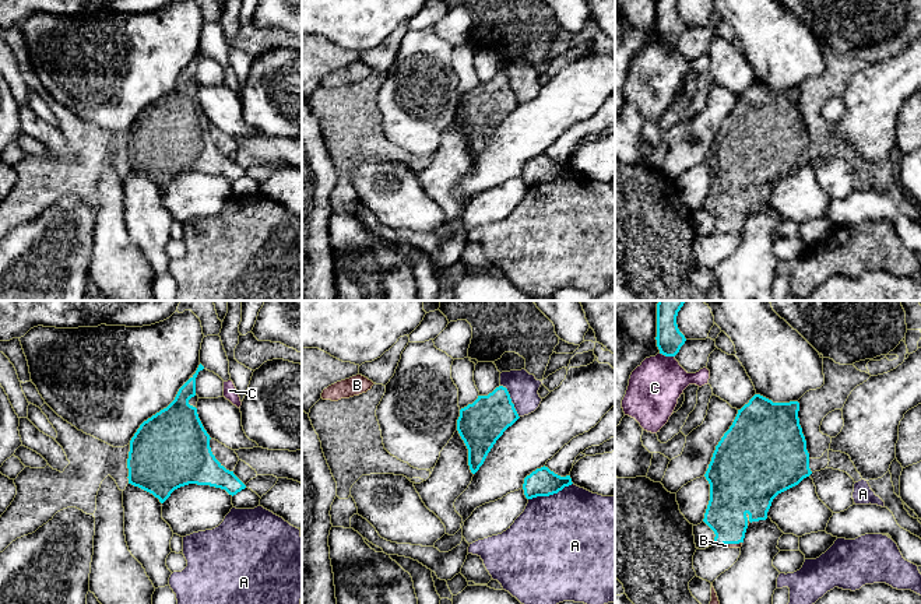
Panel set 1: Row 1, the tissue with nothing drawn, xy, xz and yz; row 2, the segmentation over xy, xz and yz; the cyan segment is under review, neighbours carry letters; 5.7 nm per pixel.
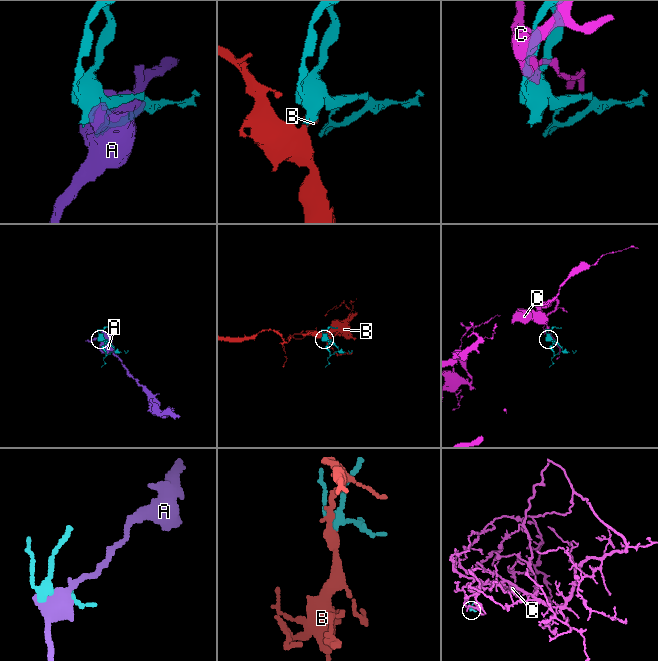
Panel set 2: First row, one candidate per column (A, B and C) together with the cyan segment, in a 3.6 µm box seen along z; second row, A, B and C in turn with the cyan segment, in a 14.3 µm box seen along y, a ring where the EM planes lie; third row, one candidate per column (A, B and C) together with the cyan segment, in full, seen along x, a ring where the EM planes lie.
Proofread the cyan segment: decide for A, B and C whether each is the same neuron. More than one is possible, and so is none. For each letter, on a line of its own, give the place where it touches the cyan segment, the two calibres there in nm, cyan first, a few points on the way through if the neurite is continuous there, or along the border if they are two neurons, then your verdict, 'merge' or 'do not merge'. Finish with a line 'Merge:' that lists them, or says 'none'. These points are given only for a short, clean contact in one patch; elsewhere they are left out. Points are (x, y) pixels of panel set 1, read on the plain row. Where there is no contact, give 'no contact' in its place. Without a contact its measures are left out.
A: contact xz (549, 181); calibres 160 and 480 nm; do not merge
B: contact yz (731, 229); calibres 240 and 30 nm; way yz (730, 186), (731, 229), (726, 232); merge
C: contact yz (667, 42); calibres 150 and 300 nm; border yz (660, 39), (674, 44); do not merge
Merge: B

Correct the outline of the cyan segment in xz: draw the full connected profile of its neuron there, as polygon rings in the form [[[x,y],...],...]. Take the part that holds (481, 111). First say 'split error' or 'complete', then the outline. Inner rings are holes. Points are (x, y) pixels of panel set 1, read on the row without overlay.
complete; [[[503,73],[488,82],[478,82],[472,91],[460,96],[457,117],[468,136],[468,152],[472,161],[484,151],[496,127],[518,105]]]

